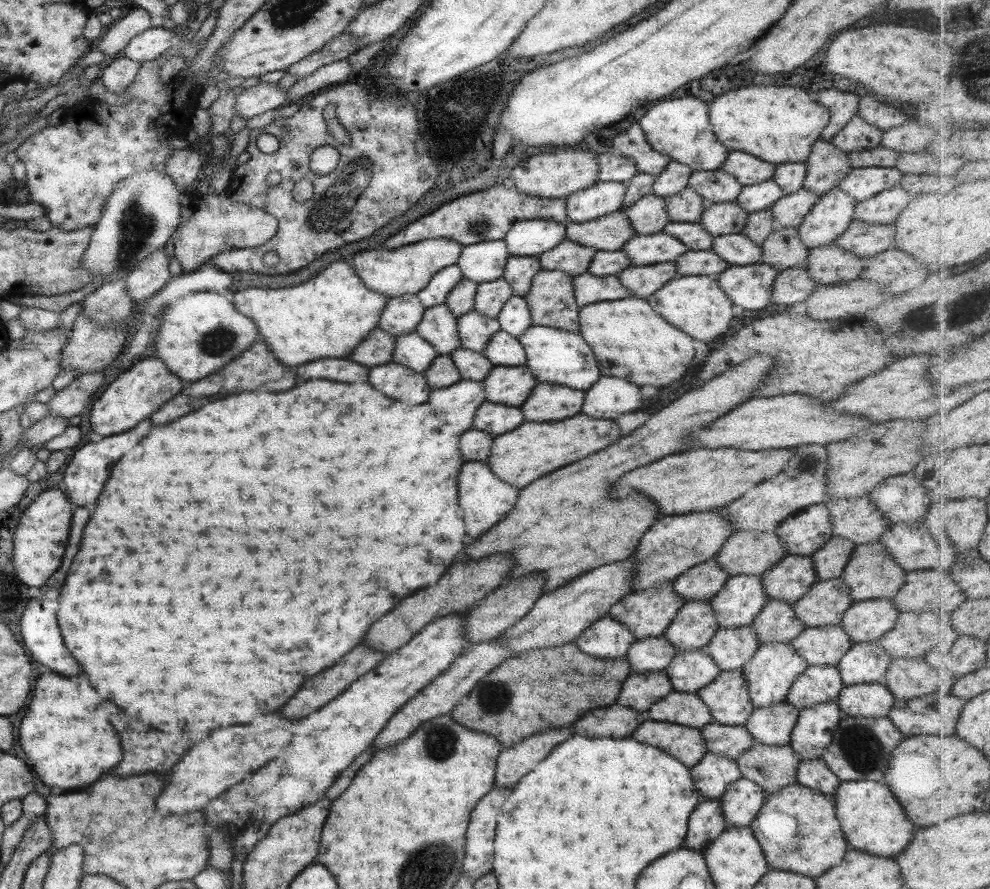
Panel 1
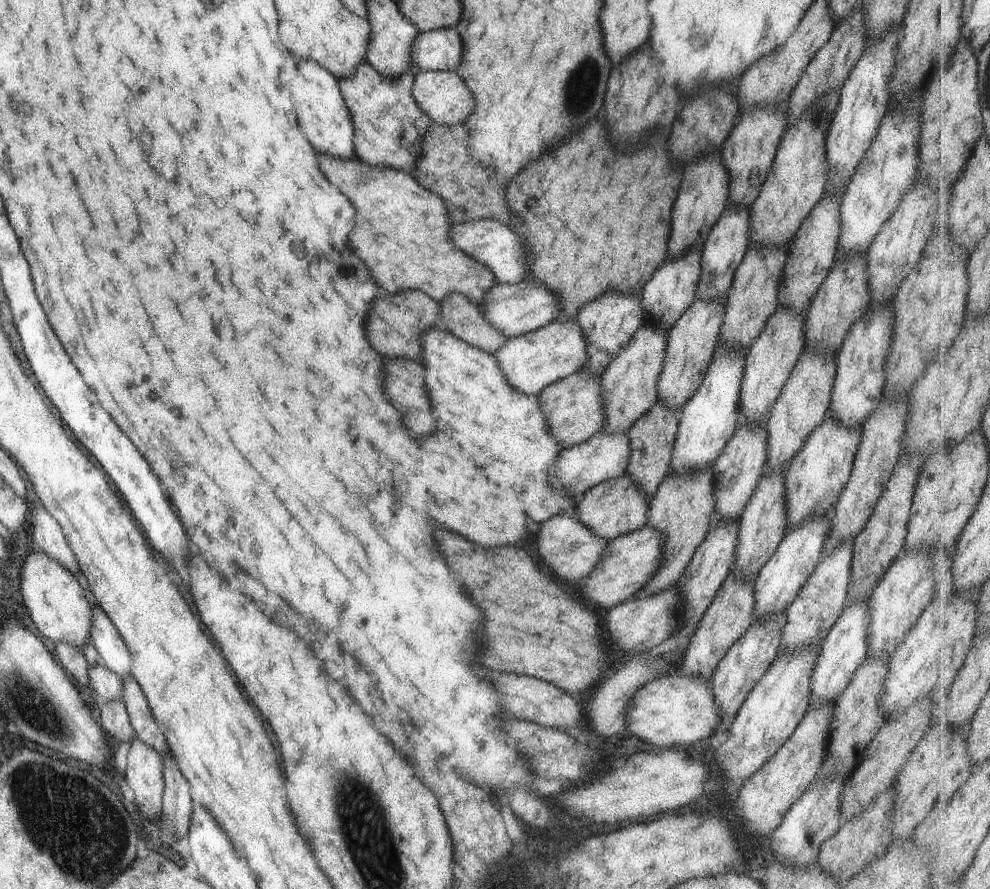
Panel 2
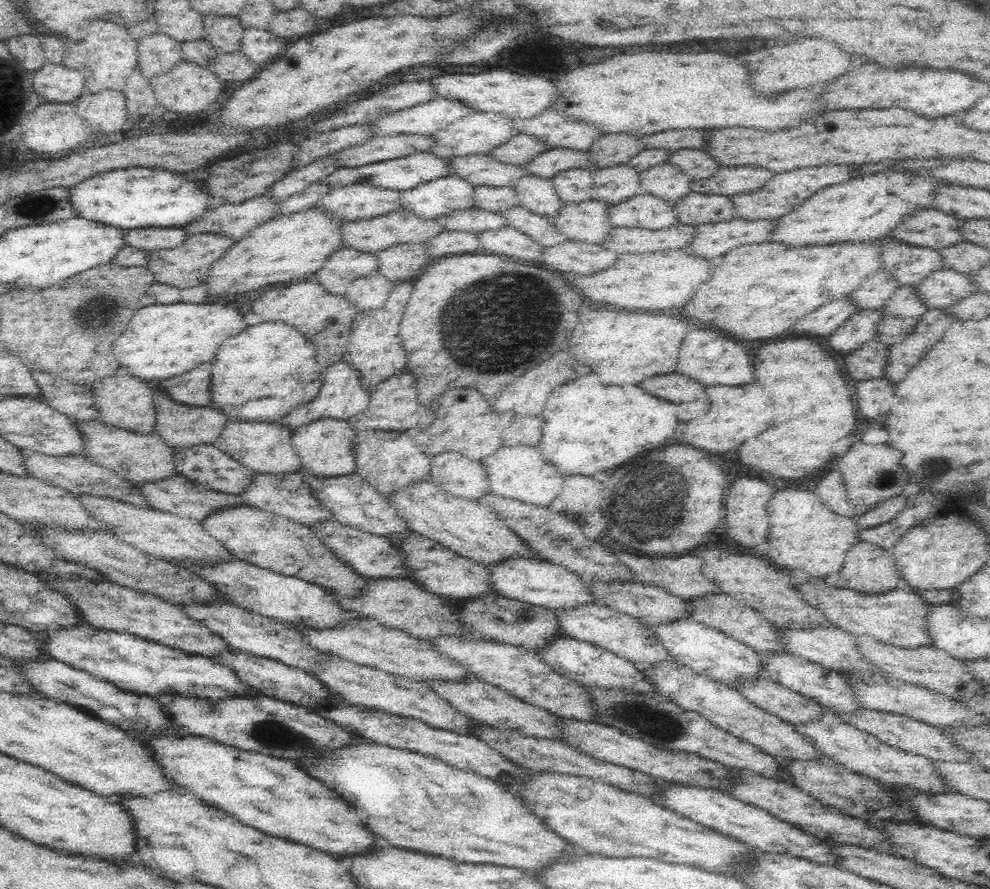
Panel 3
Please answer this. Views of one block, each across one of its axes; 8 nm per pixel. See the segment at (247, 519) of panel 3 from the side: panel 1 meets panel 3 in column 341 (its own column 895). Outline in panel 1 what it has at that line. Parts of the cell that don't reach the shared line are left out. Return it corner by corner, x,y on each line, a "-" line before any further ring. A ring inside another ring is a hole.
871,542
871,544
854,546
853,553
843,568
840,578
847,586
852,602
859,602
893,598
904,584
905,572
892,560
880,542

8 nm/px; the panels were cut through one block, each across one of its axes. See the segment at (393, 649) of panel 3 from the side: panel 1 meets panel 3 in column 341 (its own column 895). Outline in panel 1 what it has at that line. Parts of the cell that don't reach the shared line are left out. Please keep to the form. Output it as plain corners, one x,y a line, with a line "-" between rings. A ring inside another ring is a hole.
909,611
899,614
894,627
881,635
875,643
890,656
890,658
923,658
929,651
950,651
959,638
950,613
932,611

